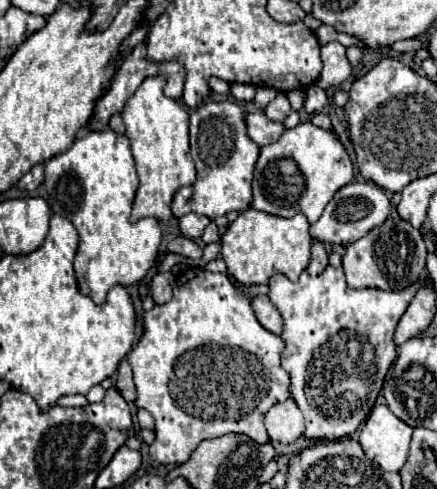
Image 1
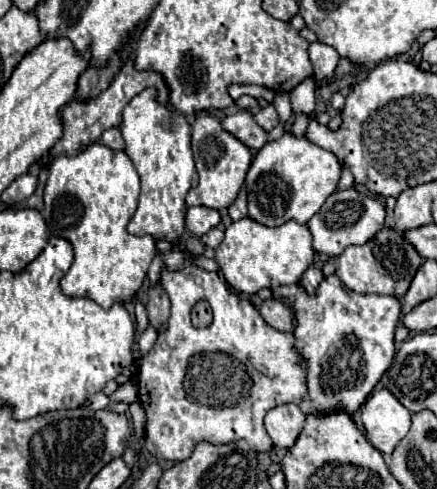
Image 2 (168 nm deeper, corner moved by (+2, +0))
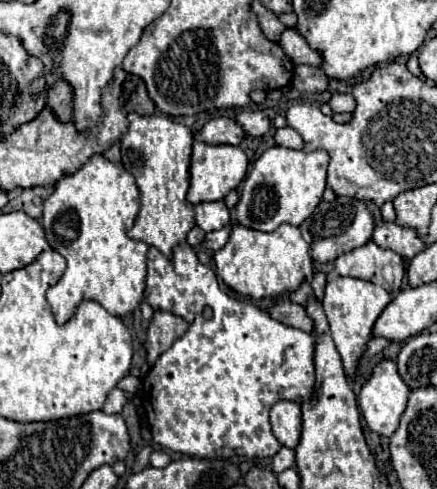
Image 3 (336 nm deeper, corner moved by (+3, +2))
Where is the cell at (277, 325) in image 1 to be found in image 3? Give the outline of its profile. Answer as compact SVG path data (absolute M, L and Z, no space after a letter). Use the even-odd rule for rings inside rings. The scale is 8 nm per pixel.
M278 301L272 309L270 309L270 315L284 323L284 325L290 325L290 327L296 327L296 329L302 329L302 331L308 331L312 333L314 331L314 321L306 315L306 309L298 303L292 303L292 301Z

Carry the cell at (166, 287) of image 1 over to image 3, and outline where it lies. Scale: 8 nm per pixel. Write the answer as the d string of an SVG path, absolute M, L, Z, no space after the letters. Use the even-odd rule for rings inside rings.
M154 311L154 317L150 321L148 329L148 341L146 341L146 361L152 367L166 349L172 347L172 343L188 329L188 323L172 313L166 311Z

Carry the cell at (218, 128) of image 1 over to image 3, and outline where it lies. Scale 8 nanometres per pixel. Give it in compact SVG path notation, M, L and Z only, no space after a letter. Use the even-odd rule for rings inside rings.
M194 141L192 159L190 159L190 187L188 187L188 201L198 205L204 201L220 201L228 195L228 191L236 189L244 179L248 169L248 157L240 147L232 145L206 145Z

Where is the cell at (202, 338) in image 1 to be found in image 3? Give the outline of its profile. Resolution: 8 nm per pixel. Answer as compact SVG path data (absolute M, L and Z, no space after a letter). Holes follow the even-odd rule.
M182 243L182 245L174 247L172 257L166 257L156 247L148 249L148 281L146 281L144 301L152 309L162 309L162 311L168 311L168 313L178 315L184 321L188 321L188 331L180 339L176 339L174 345L166 353L162 353L158 357L156 365L150 369L150 375L142 383L142 409L144 409L148 425L152 427L152 439L154 439L154 443L158 443L158 445L162 445L162 447L166 447L170 451L192 455L192 457L232 457L232 455L242 455L242 457L248 457L248 459L274 457L282 445L278 445L278 439L274 437L274 433L270 429L270 417L268 417L270 415L270 407L274 403L278 403L280 399L290 399L290 401L302 403L302 401L306 401L306 399L312 397L312 393L314 393L314 337L310 333L306 333L306 331L298 331L296 327L286 327L284 323L278 323L266 311L258 309L252 303L238 301L238 299L232 299L230 295L226 295L218 287L216 273L208 265L202 265L198 261L196 253L192 251L192 247L188 243ZM206 305L210 305L214 309L214 317L212 319L204 319L202 317L202 309Z

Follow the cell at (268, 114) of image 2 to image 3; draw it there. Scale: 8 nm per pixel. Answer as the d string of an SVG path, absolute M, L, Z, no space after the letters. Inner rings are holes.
M242 111L234 117L234 121L246 131L246 135L250 137L262 137L268 127L270 127L270 119L262 113L262 111Z

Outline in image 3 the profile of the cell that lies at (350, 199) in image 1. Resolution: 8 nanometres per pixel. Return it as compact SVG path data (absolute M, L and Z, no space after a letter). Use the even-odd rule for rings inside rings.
M336 197L332 203L320 203L314 213L300 225L304 241L312 249L312 259L318 263L334 261L338 255L362 247L370 241L374 231L374 217L366 203L352 197Z

